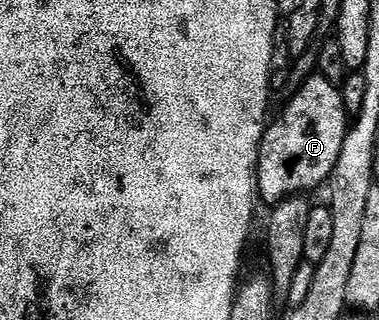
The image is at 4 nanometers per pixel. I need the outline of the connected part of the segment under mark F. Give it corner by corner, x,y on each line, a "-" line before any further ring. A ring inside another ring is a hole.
312,74
298,85
295,97
288,102
280,114
279,120
272,119
263,134
263,144
259,148
259,186
257,196
267,206
274,206
289,196
311,194
314,188
328,183
337,166
337,158
341,158
341,146
345,146
345,138
349,127
349,109
343,100
340,85
327,81
320,74

